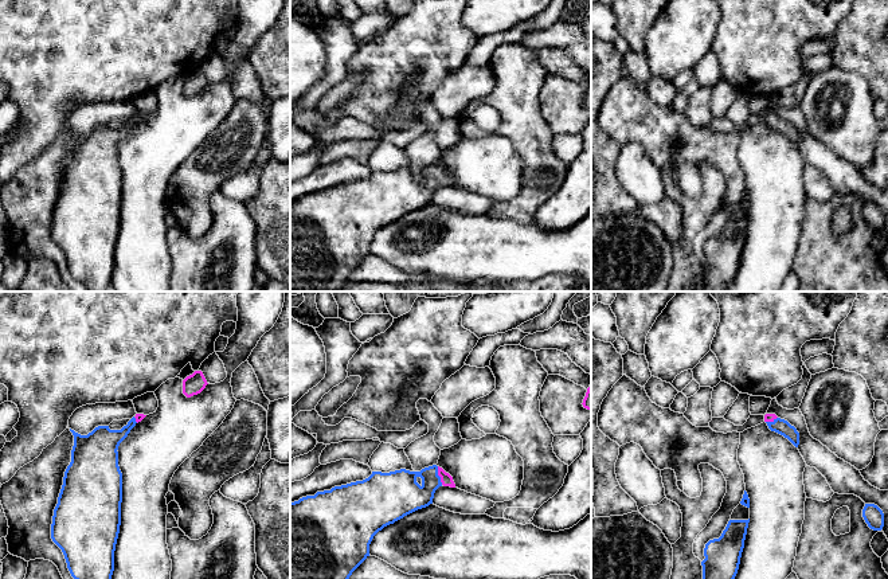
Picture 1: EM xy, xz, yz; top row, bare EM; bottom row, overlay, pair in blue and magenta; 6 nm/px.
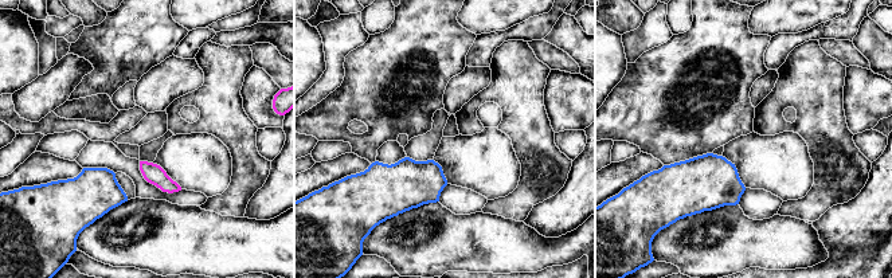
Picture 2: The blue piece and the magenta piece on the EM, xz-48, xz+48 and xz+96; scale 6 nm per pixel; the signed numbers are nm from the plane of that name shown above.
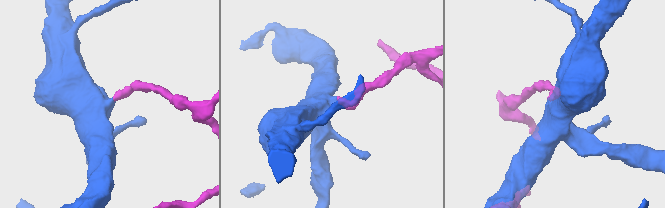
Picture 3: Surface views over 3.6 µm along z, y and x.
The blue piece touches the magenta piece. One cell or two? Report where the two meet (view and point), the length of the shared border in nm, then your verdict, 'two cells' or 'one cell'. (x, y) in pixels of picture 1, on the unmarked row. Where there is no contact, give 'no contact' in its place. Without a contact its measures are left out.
contact xz (438, 175); length 120 nm; one cell

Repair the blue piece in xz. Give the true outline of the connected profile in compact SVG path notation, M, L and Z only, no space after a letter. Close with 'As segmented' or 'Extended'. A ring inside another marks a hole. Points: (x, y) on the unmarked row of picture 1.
M437 164L420 171L372 171L363 180L335 185L290 202L290 292L339 292L352 271L369 255L373 235L384 226L433 203L434 192L442 184L455 187L453 176Z. Extended

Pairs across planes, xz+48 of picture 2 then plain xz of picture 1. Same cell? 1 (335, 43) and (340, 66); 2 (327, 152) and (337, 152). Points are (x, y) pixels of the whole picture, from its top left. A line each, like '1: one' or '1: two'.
1: one
2: one

